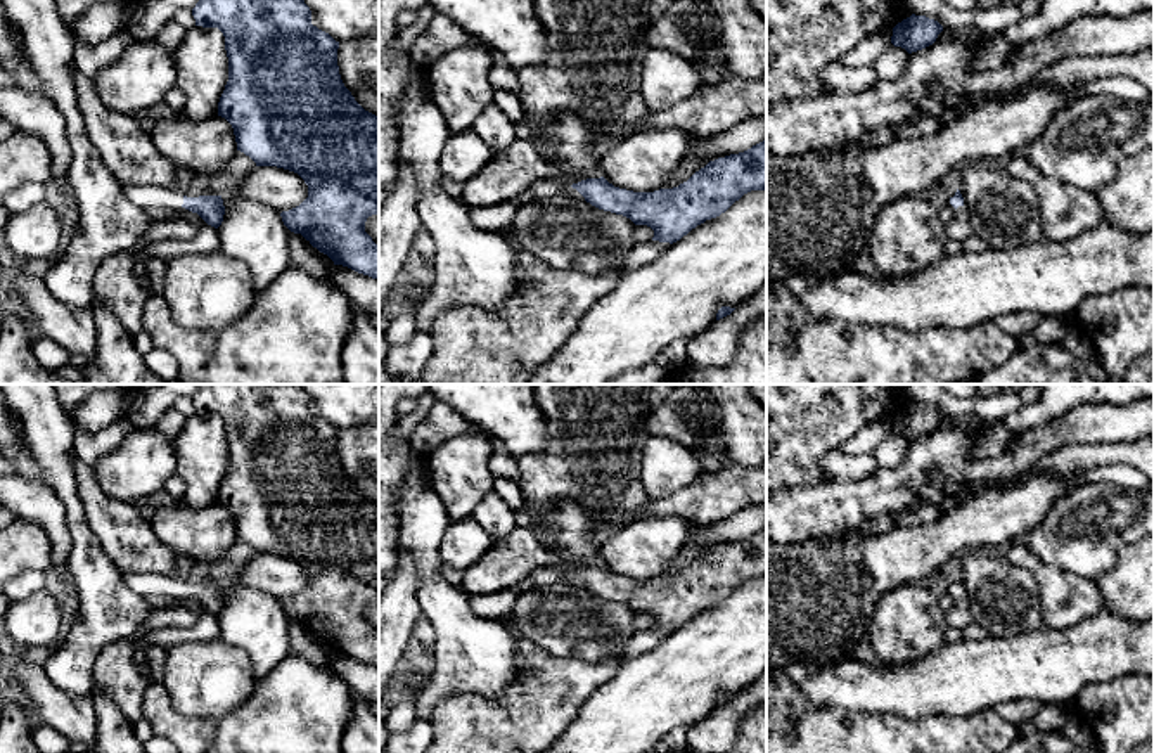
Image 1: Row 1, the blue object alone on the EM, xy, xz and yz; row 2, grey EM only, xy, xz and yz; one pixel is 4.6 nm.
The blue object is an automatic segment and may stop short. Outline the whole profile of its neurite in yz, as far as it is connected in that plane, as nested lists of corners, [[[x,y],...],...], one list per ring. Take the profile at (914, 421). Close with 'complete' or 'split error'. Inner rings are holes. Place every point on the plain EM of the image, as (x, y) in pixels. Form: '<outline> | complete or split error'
[[[912,402],[893,415],[891,431],[912,441],[933,433],[941,419],[938,409]]] | complete

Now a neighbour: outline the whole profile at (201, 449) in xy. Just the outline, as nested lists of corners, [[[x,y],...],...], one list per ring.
[[[194,414],[173,440],[176,474],[185,481],[183,504],[204,509],[218,502],[228,469],[225,424],[218,415]]]

